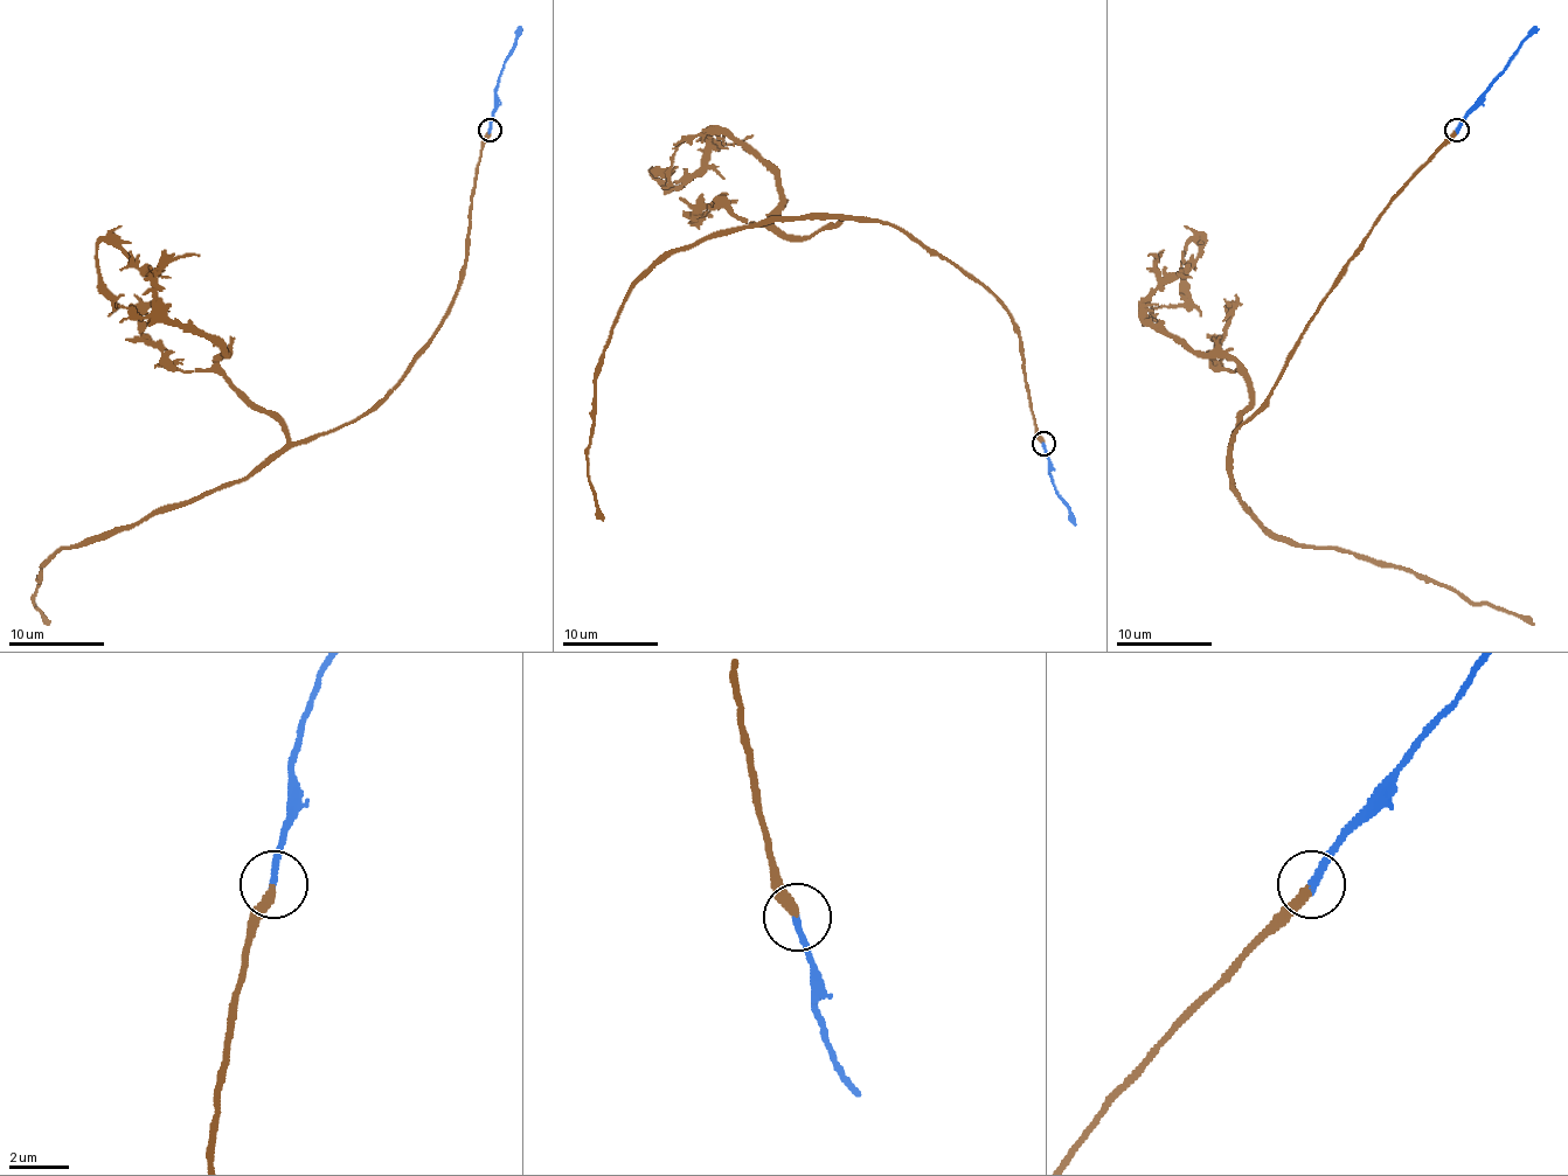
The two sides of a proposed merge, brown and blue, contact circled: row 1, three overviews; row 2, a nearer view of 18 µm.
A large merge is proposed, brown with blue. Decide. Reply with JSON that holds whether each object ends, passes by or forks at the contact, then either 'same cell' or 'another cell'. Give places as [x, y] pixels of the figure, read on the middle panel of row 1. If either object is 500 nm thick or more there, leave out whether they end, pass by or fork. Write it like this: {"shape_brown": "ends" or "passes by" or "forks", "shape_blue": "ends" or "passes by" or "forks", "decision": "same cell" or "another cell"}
{"shape_brown": "ends", "shape_blue": "ends", "decision": "same cell"}

